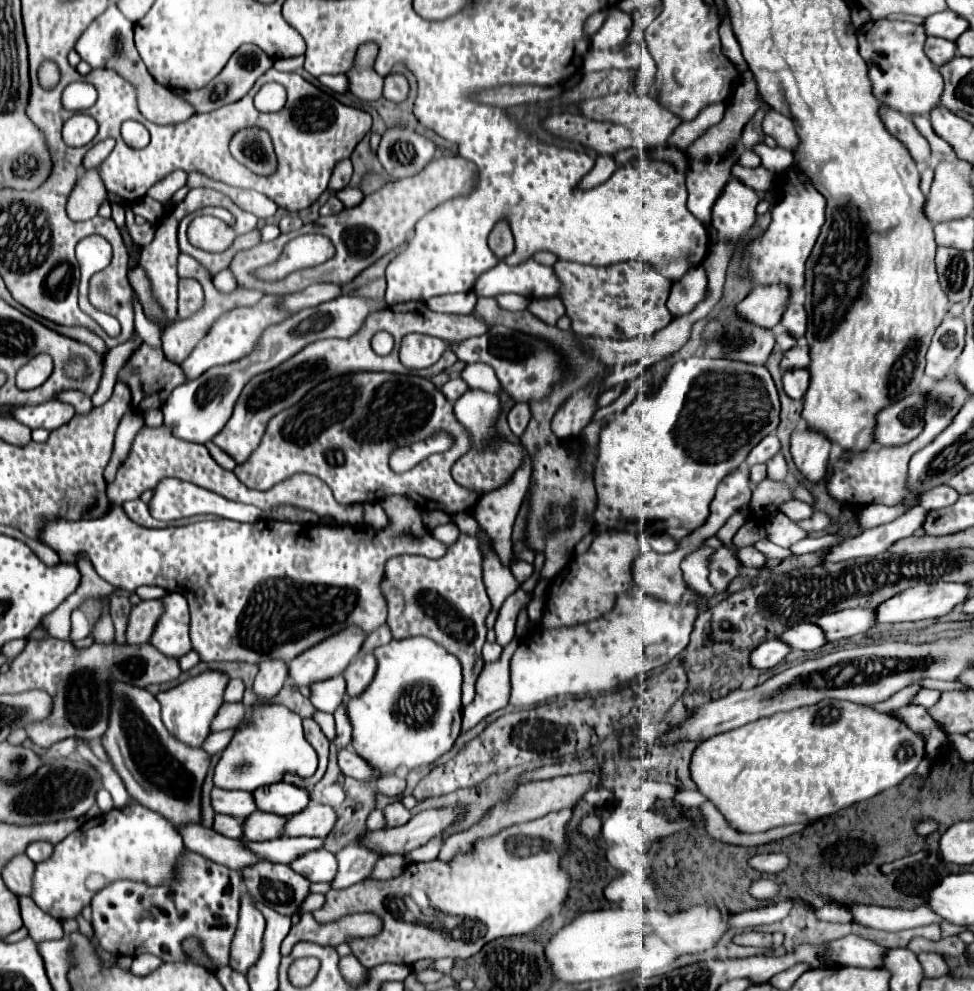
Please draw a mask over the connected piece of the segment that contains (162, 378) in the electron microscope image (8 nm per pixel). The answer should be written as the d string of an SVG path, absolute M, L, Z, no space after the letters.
M142 345L142 347L130 357L128 365L122 367L122 371L120 371L120 381L124 381L124 383L130 387L130 391L132 391L132 405L134 405L136 409L140 409L140 411L148 411L148 409L152 409L152 407L162 407L162 403L166 401L166 397L170 395L170 391L172 391L174 387L178 387L180 383L184 383L186 377L184 377L182 369L180 369L176 363L172 363L172 361L168 361L168 359L164 357L164 353L162 353L160 349L152 349L152 347L148 347L148 345Z

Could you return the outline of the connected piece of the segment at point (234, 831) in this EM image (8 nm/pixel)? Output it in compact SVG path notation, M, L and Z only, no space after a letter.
M214 815L214 829L230 839L240 839L242 837L242 821L230 815Z

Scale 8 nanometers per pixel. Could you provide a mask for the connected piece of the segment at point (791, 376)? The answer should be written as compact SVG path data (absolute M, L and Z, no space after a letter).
M790 369L784 373L782 377L782 383L784 383L784 391L790 399L802 399L806 389L808 389L808 383L810 383L810 373L806 369Z

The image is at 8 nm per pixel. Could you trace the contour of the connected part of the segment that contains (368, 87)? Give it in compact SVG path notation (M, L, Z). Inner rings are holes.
M366 43L358 49L356 55L356 65L348 75L350 79L350 91L364 101L378 101L382 97L382 83L384 79L374 73L372 63L376 57L376 45L374 43Z

